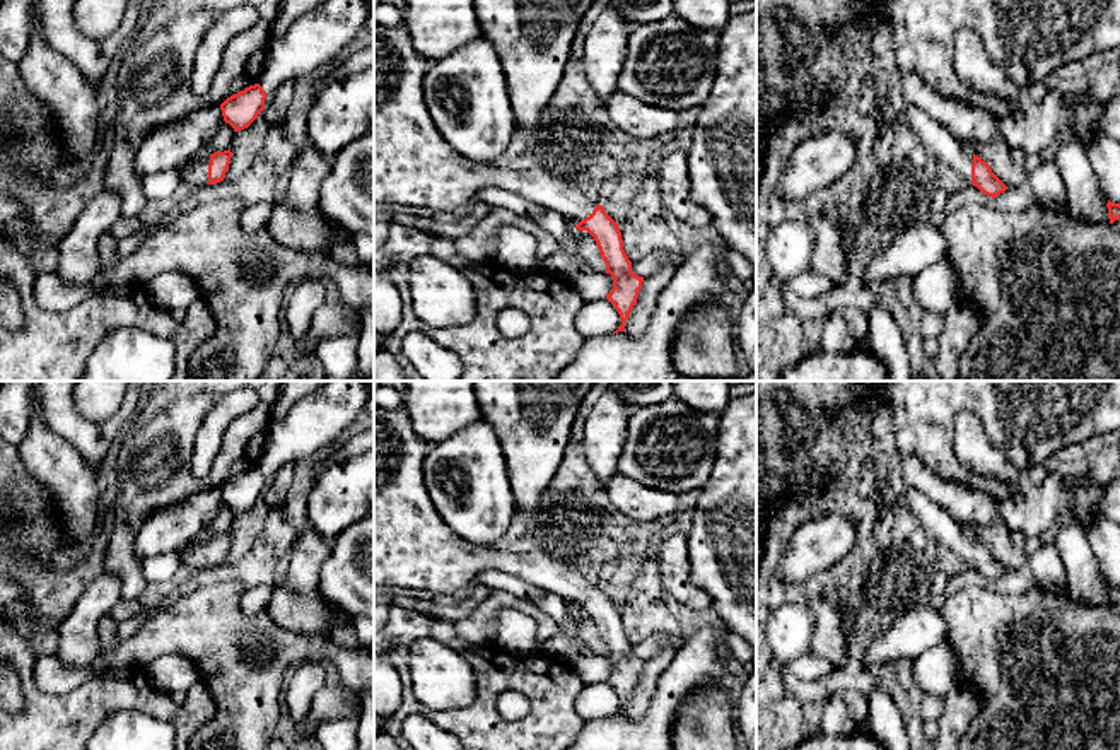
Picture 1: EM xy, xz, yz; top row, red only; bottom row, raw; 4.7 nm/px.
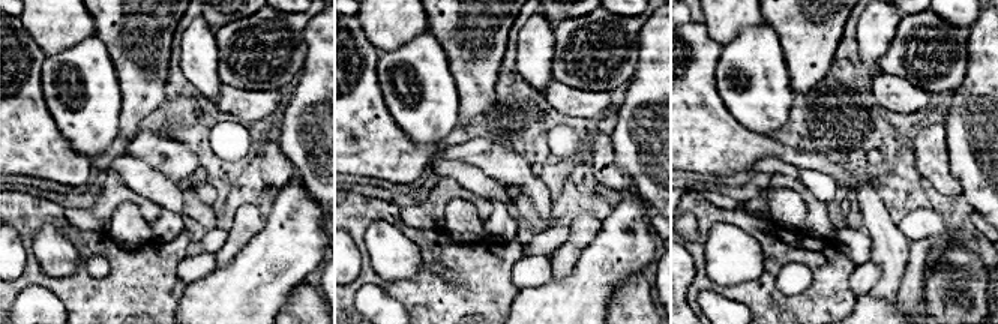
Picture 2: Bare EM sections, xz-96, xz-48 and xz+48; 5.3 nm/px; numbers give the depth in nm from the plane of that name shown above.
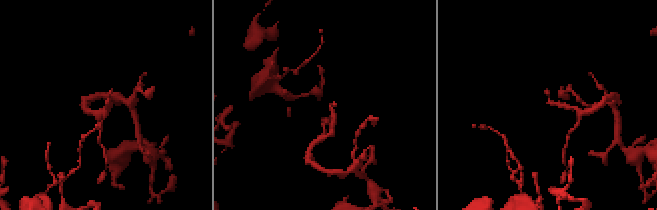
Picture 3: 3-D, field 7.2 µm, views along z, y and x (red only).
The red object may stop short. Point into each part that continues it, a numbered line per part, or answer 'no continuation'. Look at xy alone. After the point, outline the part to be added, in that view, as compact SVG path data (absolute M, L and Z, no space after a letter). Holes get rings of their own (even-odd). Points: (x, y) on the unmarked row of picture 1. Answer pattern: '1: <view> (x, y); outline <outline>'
1: xy (193, 556); outline M203 535L176 550L181 569L186 571L188 576L208 567L208 547L210 536Z

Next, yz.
1: yz (944, 528); outline M907 485L907 504L948 552L971 567L973 536L961 531L960 521L912 485Z

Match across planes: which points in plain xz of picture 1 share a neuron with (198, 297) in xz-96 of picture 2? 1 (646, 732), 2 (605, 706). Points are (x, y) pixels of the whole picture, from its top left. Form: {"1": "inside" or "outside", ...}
{"1": "inside", "2": "outside"}

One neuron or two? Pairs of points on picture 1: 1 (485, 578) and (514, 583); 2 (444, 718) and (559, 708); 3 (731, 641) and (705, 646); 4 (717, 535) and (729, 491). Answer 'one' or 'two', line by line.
1: one
2: one
3: two
4: one

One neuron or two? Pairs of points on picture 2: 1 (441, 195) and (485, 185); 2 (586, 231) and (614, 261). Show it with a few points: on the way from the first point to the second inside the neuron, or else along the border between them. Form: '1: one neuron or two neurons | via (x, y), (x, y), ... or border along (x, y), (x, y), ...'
1: two neurons | border along (441, 177), (450, 177), (491, 201)
2: two neurons | border along (602, 221), (601, 230), (583, 249), (572, 267)

